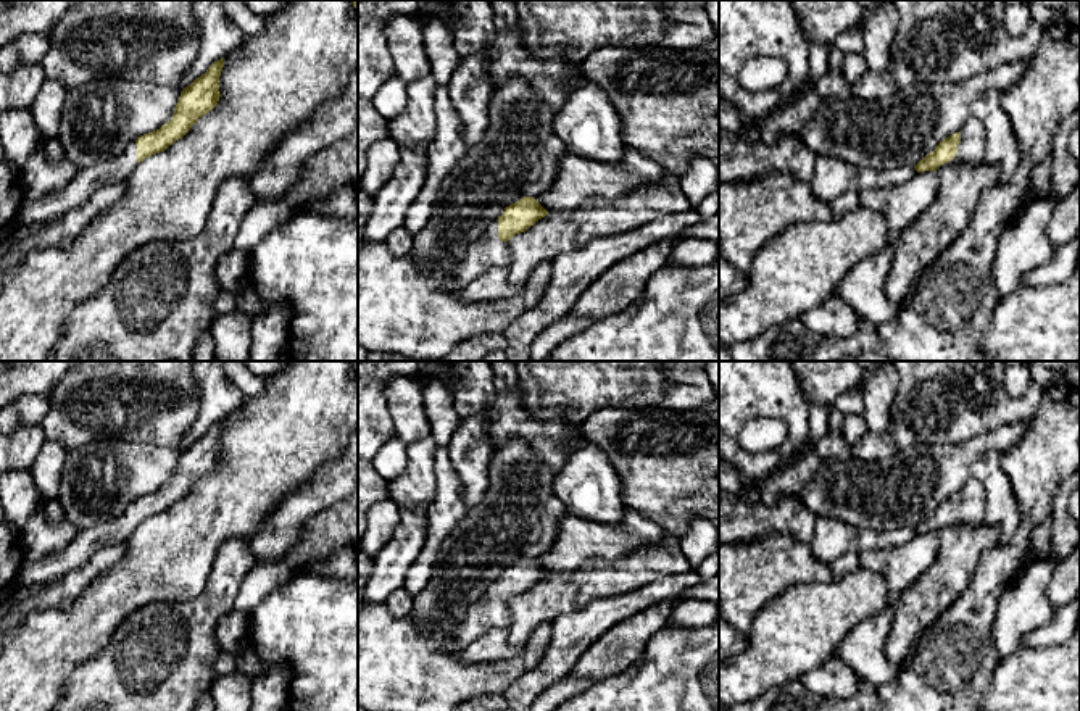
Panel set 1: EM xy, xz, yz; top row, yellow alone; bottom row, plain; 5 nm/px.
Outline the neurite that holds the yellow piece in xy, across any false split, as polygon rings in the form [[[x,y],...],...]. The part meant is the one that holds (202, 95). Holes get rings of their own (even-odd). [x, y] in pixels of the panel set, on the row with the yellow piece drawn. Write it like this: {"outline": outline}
{"outline": [[[224,58],[214,61],[205,74],[181,92],[172,118],[160,129],[137,137],[119,156],[77,169],[73,181],[56,192],[24,200],[11,227],[55,219],[84,205],[102,187],[126,182],[140,161],[182,139],[203,114],[218,105],[222,68]]]}

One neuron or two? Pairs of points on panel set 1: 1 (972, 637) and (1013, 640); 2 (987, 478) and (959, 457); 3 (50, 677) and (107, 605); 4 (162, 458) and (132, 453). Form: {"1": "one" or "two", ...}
{"1": "two", "2": "two", "3": "one", "4": "one"}

